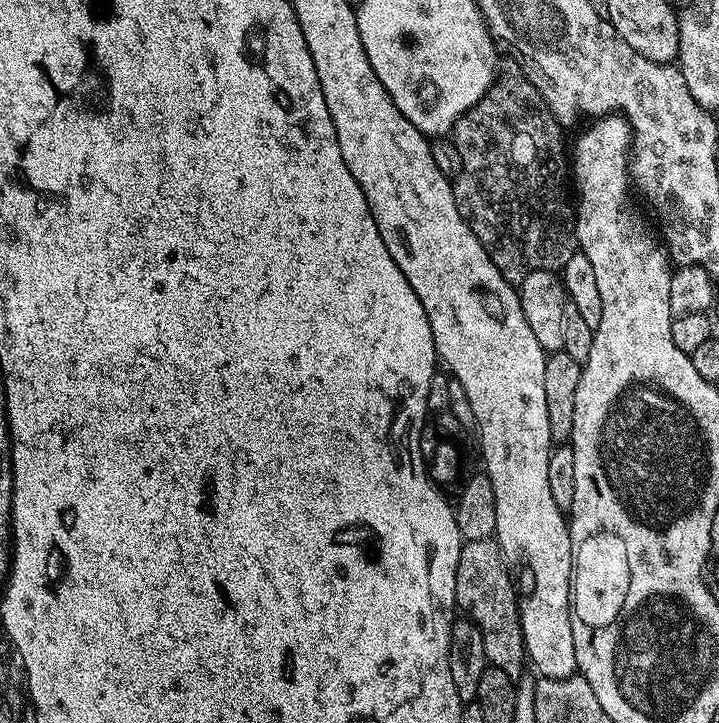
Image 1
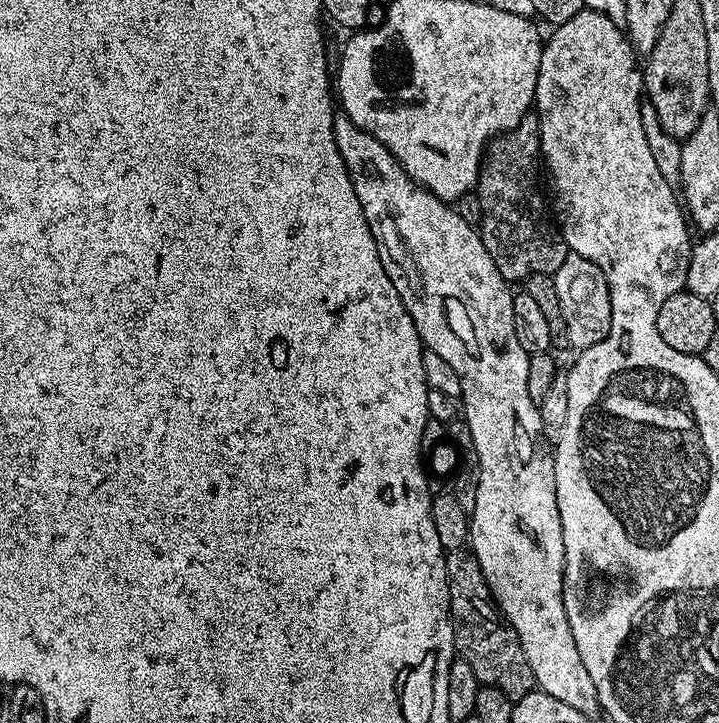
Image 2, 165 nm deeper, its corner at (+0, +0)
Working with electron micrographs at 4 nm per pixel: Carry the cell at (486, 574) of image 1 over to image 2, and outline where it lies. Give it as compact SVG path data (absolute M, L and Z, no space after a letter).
M467 547L447 553L446 574L448 575L448 611L452 613L452 629L456 639L456 651L459 659L470 662L474 674L486 688L497 688L502 694L519 698L536 688L534 670L530 670L530 662L526 662L526 650L522 650L522 642L518 634L507 620L503 619L488 589L486 578L482 574L482 566L478 566L476 556Z

